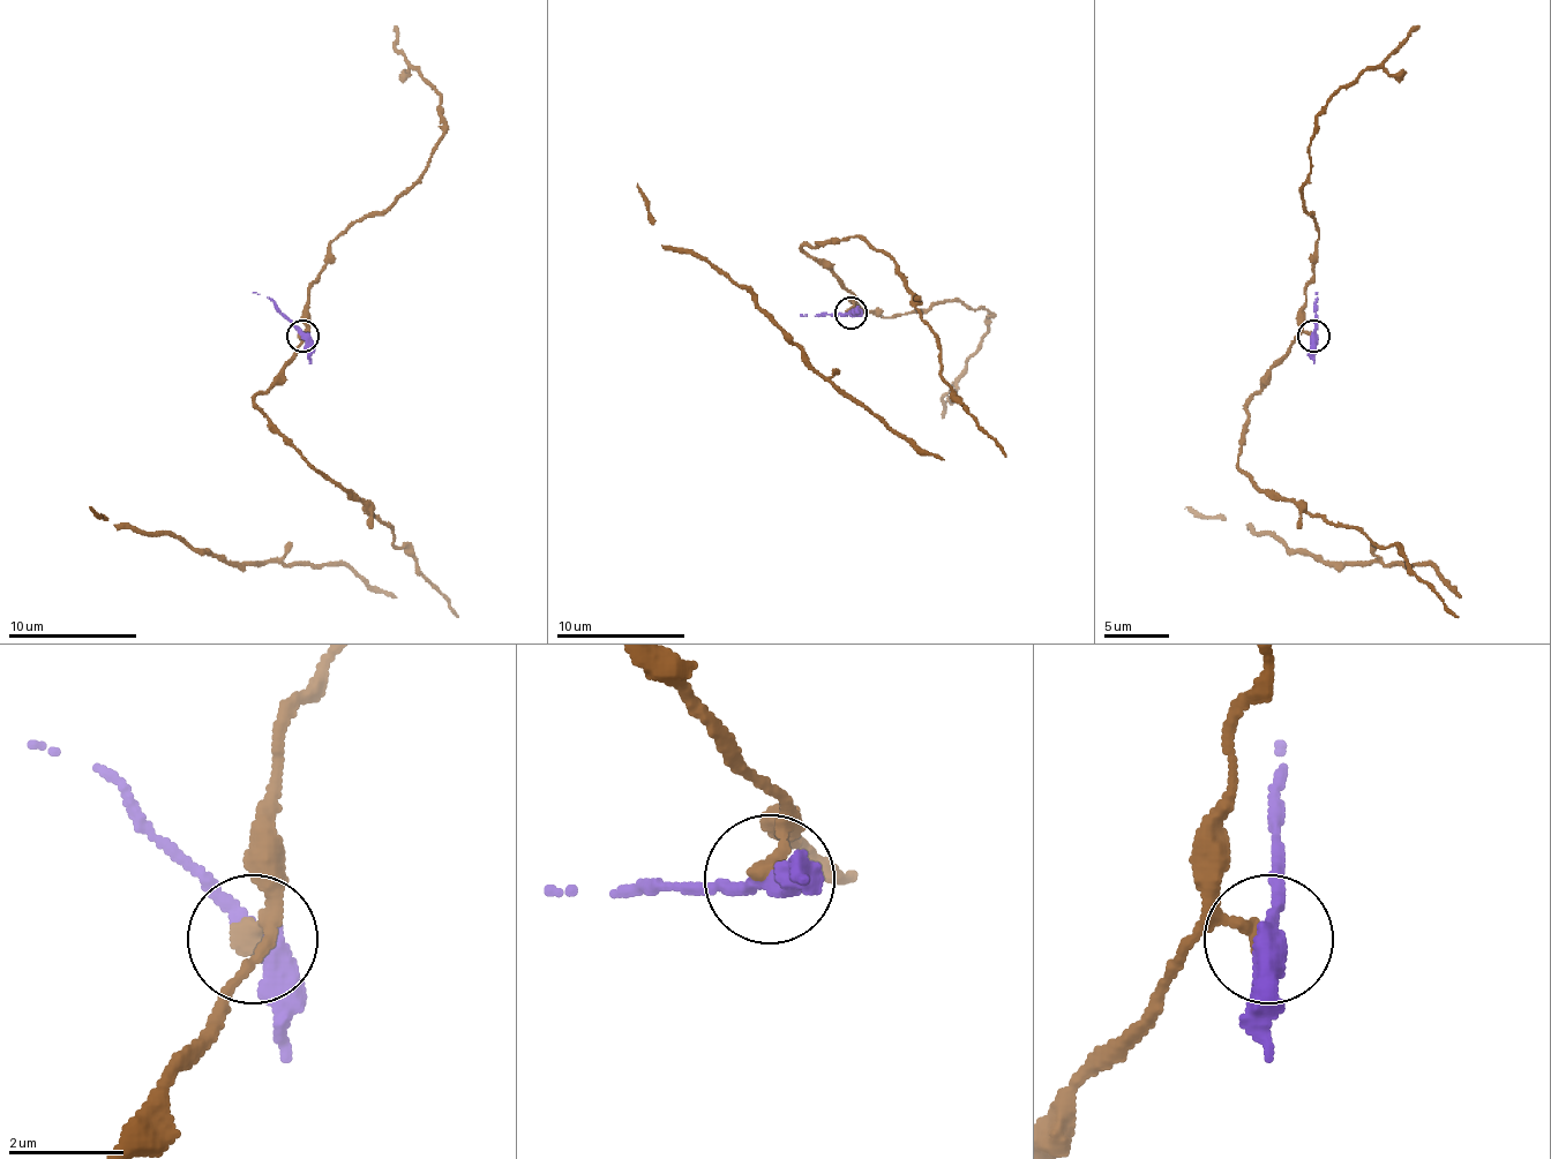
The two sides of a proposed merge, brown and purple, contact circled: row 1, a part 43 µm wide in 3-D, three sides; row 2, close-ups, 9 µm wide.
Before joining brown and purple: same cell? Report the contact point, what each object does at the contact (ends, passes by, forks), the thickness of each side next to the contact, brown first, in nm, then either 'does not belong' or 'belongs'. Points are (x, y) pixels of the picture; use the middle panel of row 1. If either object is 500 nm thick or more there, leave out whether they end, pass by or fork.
at (851, 313); brown passes by; purple passes by; 200 nm thick on the brown side, 400 nm on the other; does not belong

